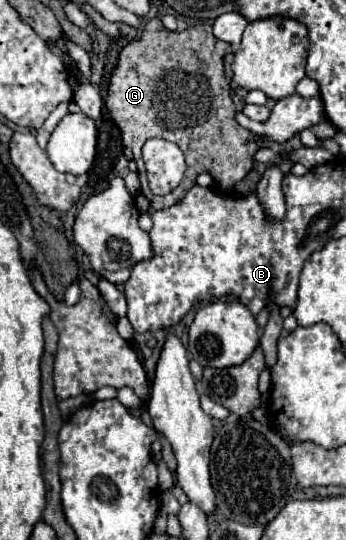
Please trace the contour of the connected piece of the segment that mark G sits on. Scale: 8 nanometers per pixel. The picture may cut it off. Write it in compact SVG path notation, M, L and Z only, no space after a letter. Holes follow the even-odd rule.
M152 18L146 22L142 36L138 40L132 40L130 44L126 44L120 50L114 76L110 78L106 106L108 106L112 120L118 124L118 128L122 132L124 146L132 150L134 162L138 164L138 178L142 184L142 194L150 200L152 212L168 208L174 202L178 202L180 194L186 192L184 190L188 186L186 182L190 182L190 186L194 186L196 176L200 172L210 172L214 176L214 180L218 184L222 184L222 190L228 192L228 190L232 190L232 186L236 182L240 182L252 170L254 152L260 146L258 144L260 138L254 136L252 132L240 128L236 122L236 110L234 110L234 102L230 98L230 84L224 78L224 56L226 56L228 48L230 46L226 42L220 42L214 38L210 24L198 24L198 26L186 28L184 32L172 32L172 30L164 28L160 18ZM148 138L170 140L170 142L178 144L186 154L186 164L188 164L186 180L174 190L174 194L154 196L152 190L148 188L146 170L144 170L144 162L140 156L140 148L142 148L144 140L148 140Z

